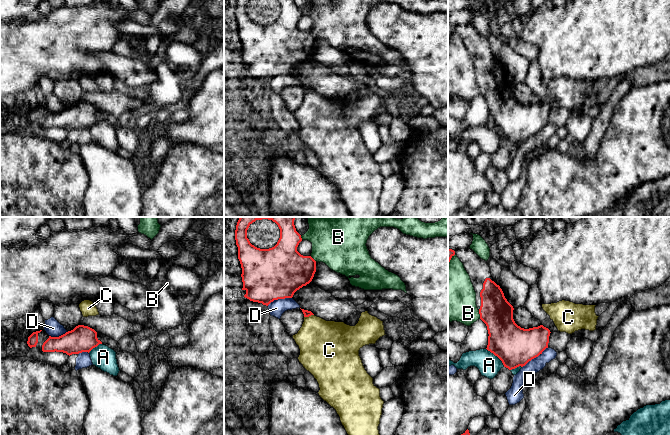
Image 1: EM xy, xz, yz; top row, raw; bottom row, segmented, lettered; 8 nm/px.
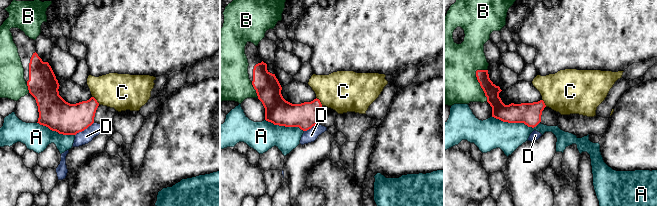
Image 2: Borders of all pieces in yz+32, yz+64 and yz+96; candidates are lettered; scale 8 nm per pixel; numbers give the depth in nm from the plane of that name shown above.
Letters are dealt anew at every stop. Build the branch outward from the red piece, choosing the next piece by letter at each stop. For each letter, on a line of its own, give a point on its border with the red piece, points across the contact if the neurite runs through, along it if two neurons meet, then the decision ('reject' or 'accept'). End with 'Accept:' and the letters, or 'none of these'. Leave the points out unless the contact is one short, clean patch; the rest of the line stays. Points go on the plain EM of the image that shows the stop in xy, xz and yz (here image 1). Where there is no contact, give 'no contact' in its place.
A: contact yz (496, 131); reject
B: contact yz (479, 89); reject
C: contact xz (308, 92); border xz (313, 90), (304, 93); reject
D: contact xz (279, 74); reject
Accept: none of these

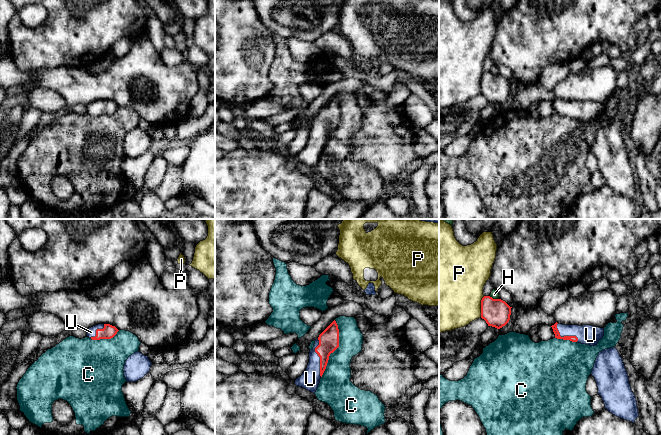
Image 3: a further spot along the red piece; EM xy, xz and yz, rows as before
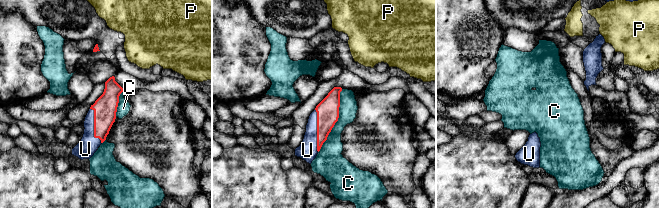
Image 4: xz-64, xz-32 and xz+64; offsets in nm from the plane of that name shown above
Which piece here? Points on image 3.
C: contact xz (335, 125); reject
H: contact yz (494, 75); reject
P: contact yz (481, 82); reject
U: contact xz (320, 134); way xz (329, 115), (320, 129), (320, 134), (310, 155); accept
Accept: U

